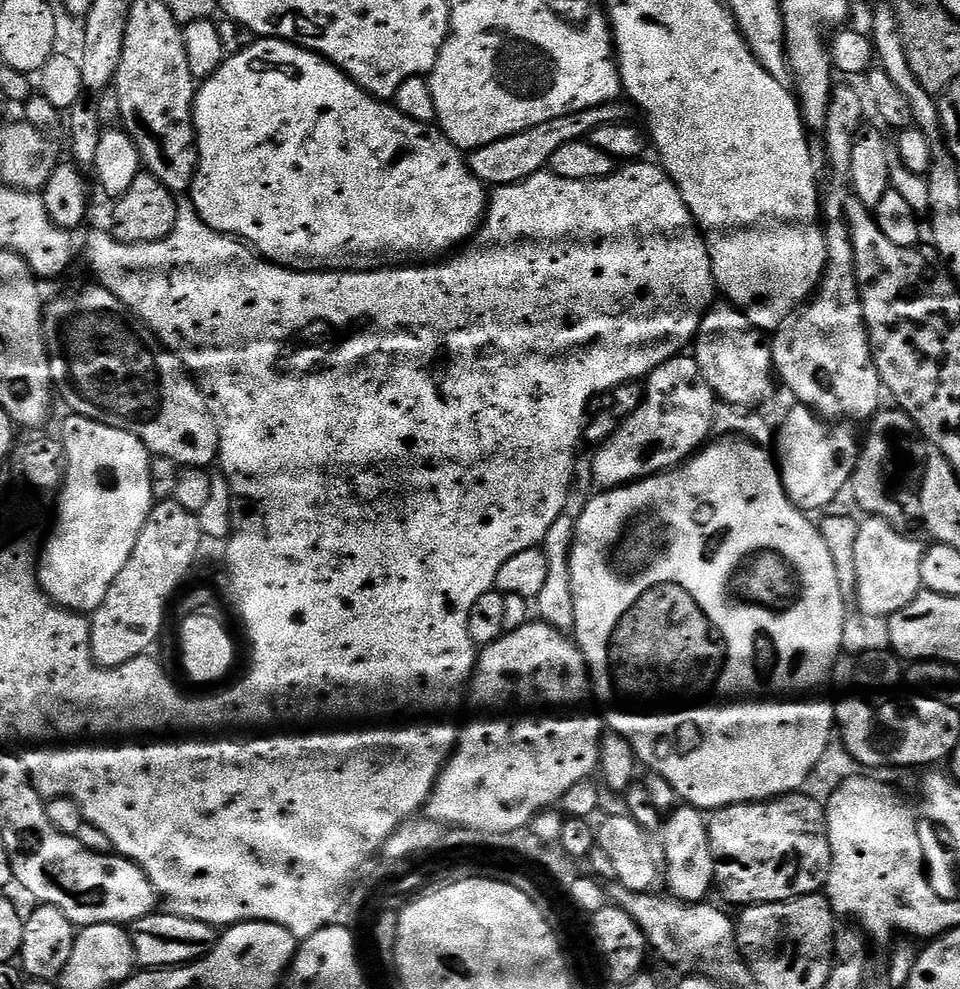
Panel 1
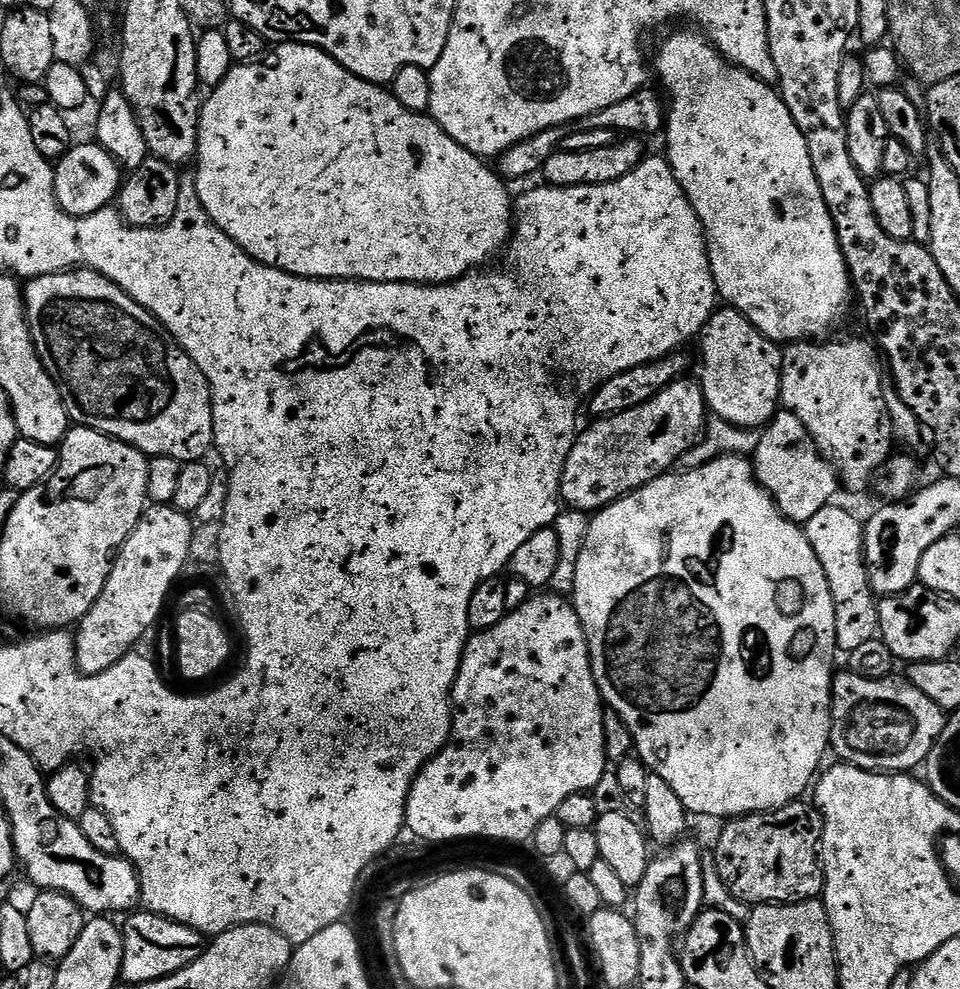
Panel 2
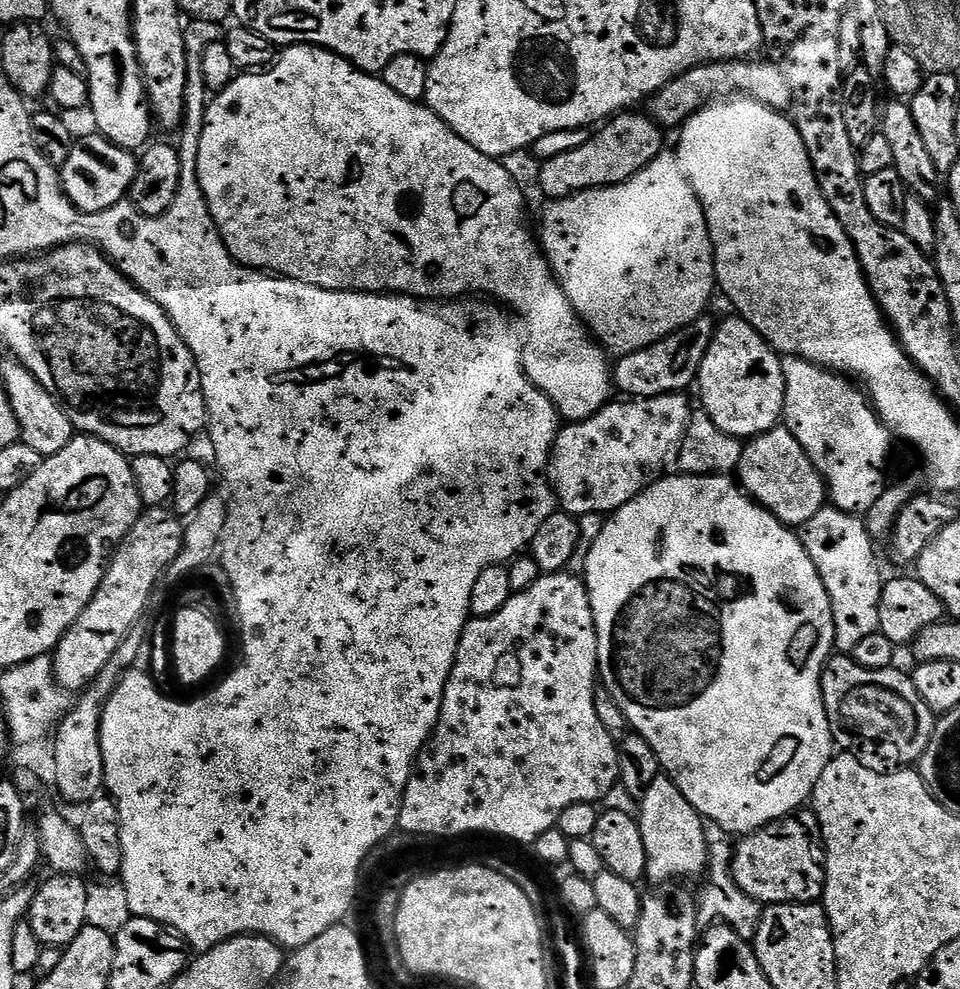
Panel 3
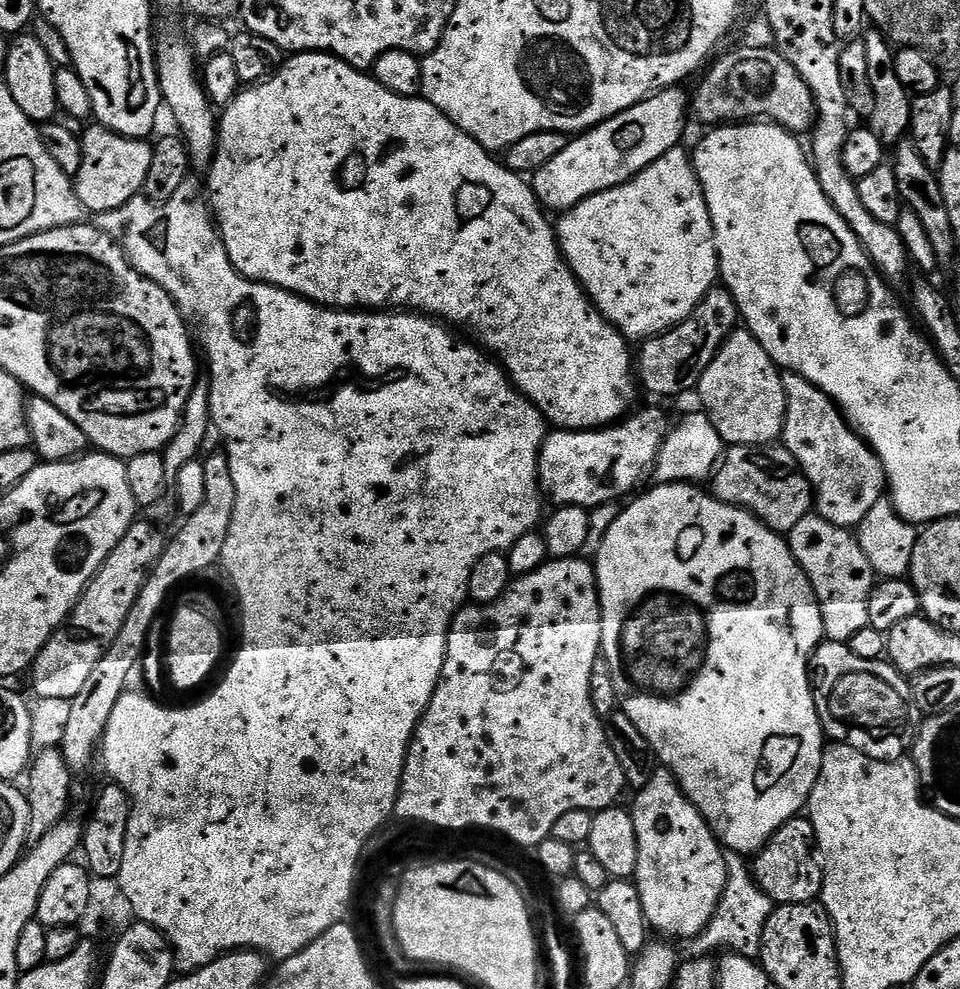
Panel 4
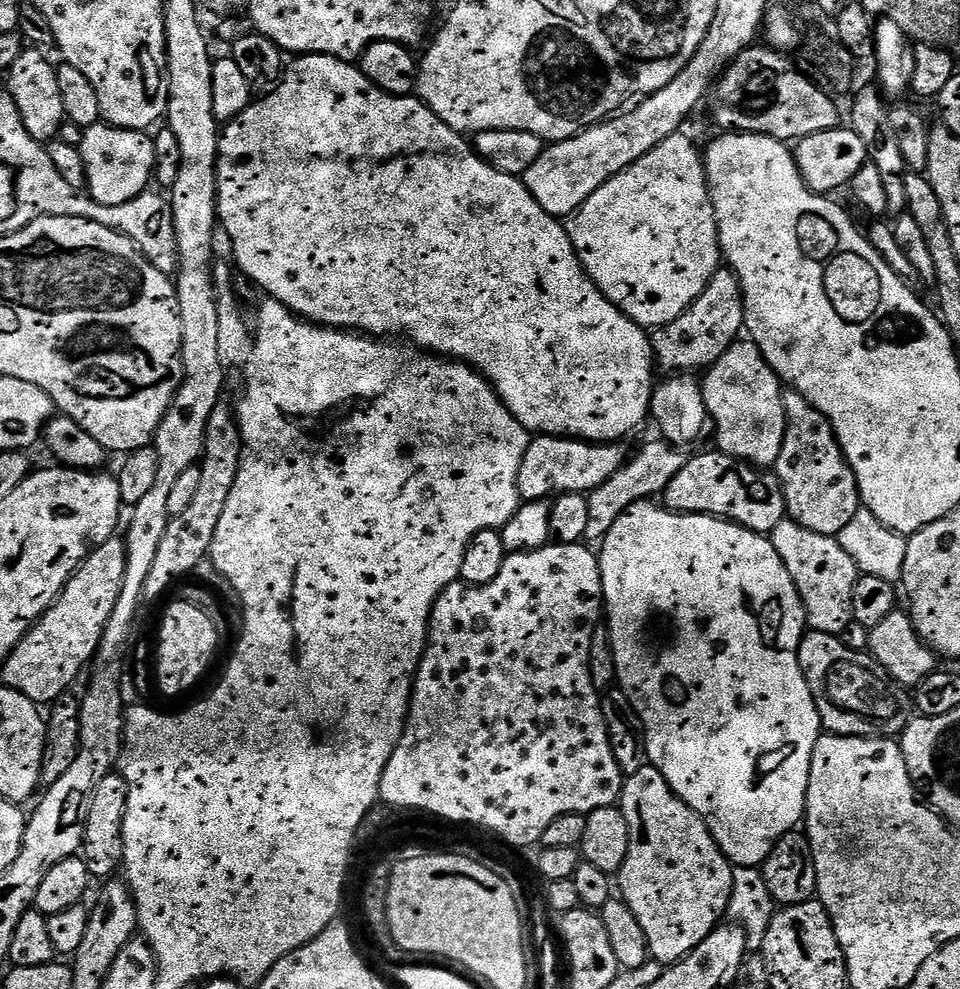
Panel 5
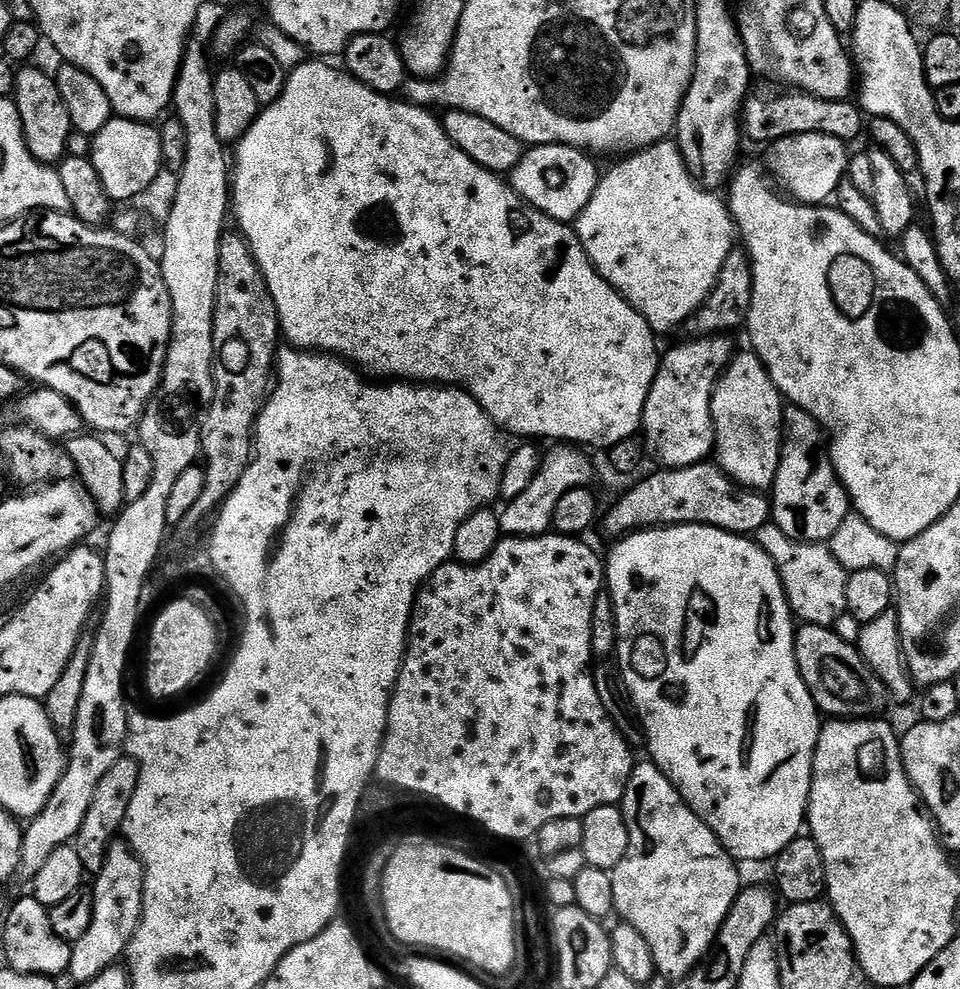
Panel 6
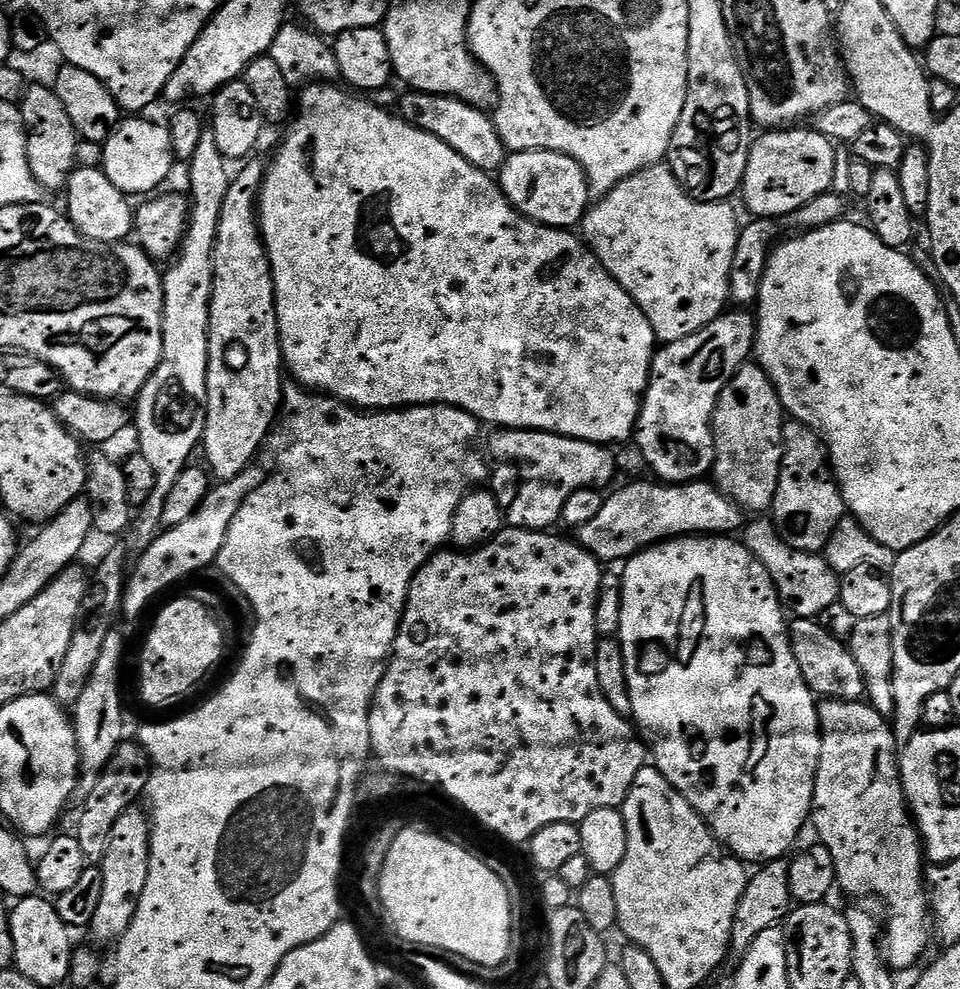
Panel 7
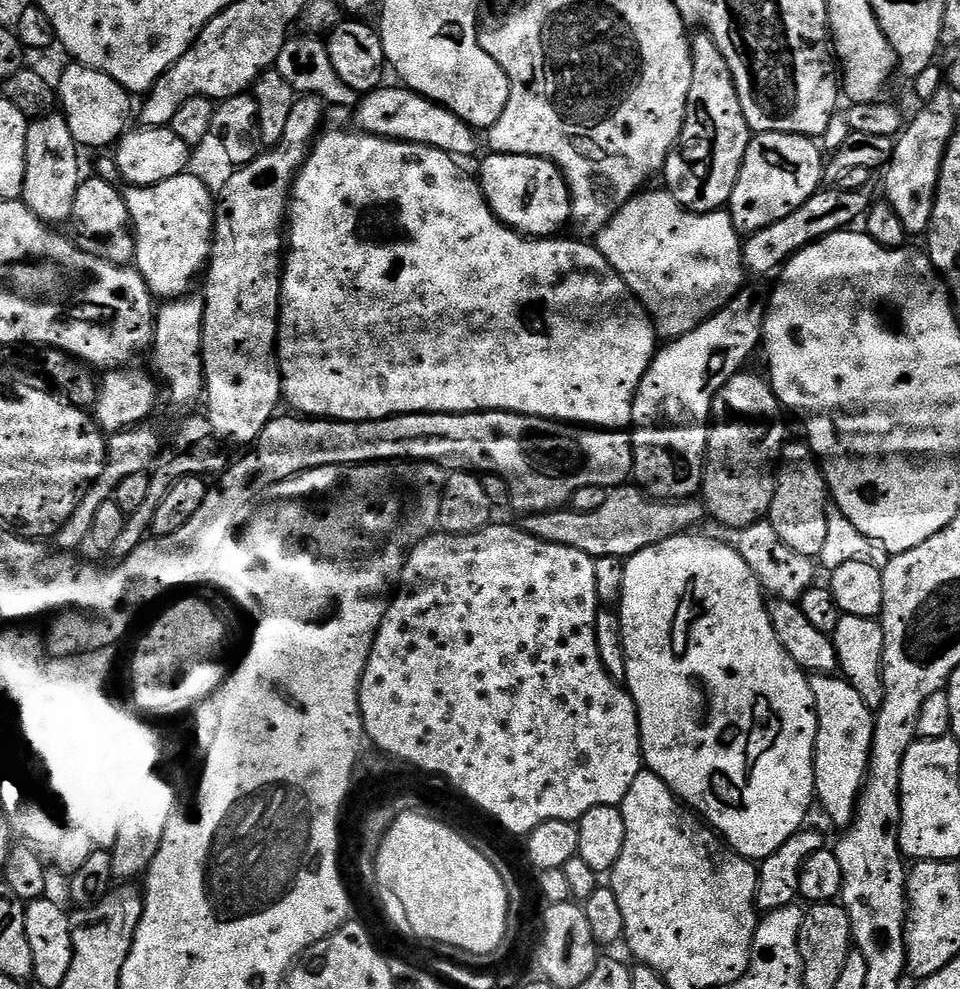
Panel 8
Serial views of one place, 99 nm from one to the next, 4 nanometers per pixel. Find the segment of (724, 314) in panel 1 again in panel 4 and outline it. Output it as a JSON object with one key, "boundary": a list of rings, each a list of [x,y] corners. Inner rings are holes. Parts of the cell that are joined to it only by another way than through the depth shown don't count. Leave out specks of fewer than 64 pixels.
{"boundary":[[[737,330],[725,340],[723,346],[716,351],[716,356],[706,366],[698,385],[698,393],[703,411],[709,416],[710,422],[717,428],[718,434],[725,445],[751,444],[767,446],[781,439],[786,414],[786,394],[784,393],[784,377],[777,368],[770,354],[762,350],[762,346],[747,330]]]}

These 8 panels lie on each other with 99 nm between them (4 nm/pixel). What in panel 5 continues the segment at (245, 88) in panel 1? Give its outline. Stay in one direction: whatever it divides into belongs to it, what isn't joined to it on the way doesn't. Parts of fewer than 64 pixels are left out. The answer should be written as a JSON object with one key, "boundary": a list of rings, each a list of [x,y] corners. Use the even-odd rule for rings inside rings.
{"boundary":[[[311,54],[301,55],[293,59],[290,67],[280,77],[279,84],[267,93],[265,100],[257,99],[249,104],[247,110],[232,120],[223,129],[220,137],[220,151],[216,162],[216,214],[219,227],[226,235],[232,239],[232,256],[236,259],[236,264],[264,291],[271,299],[279,304],[284,304],[288,311],[294,316],[299,316],[313,324],[327,326],[329,328],[339,328],[341,330],[351,330],[357,334],[367,334],[372,338],[396,338],[392,336],[409,336],[413,340],[411,343],[417,349],[423,350],[428,354],[435,354],[440,358],[451,358],[457,362],[463,362],[479,372],[496,393],[500,395],[500,400],[510,410],[530,434],[543,434],[545,436],[562,436],[565,438],[575,438],[586,440],[598,444],[623,441],[623,436],[628,436],[640,423],[649,419],[652,410],[652,393],[654,391],[654,379],[652,380],[652,368],[654,369],[654,357],[652,355],[652,342],[649,333],[640,325],[635,324],[629,316],[622,314],[614,302],[610,302],[596,289],[595,282],[584,273],[584,267],[580,265],[578,254],[572,245],[572,239],[568,237],[567,227],[557,217],[552,216],[530,194],[530,190],[524,185],[523,179],[519,176],[511,176],[505,172],[500,172],[493,168],[488,161],[481,156],[477,156],[461,133],[455,132],[446,122],[442,122],[424,105],[423,100],[415,95],[391,96],[384,92],[378,86],[371,84],[364,77],[363,72],[355,63],[346,60],[337,60],[335,56],[313,56]]]}

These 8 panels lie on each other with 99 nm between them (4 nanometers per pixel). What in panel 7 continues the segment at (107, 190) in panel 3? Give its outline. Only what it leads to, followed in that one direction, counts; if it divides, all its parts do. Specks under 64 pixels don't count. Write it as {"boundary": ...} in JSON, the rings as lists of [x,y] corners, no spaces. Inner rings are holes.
{"boundary":[[[144,118],[121,119],[120,124],[110,134],[110,138],[103,143],[102,167],[106,178],[110,178],[110,182],[114,182],[114,186],[118,186],[118,190],[122,190],[129,198],[140,196],[143,192],[155,193],[159,189],[160,183],[166,178],[166,174],[169,173],[174,161],[167,127],[163,123],[155,124],[152,120],[140,119]]]}

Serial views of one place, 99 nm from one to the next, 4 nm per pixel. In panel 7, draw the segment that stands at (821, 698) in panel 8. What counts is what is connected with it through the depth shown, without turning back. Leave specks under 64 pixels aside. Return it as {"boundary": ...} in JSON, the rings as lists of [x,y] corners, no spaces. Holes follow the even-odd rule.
{"boundary":[[[825,700],[819,701],[820,709],[820,741],[822,742],[822,754],[816,771],[814,782],[814,794],[812,795],[812,810],[810,813],[811,827],[816,827],[815,839],[830,850],[830,858],[834,858],[834,870],[839,891],[844,891],[848,896],[877,896],[888,907],[888,920],[886,916],[886,959],[889,968],[897,973],[912,968],[924,956],[928,948],[928,936],[930,940],[930,896],[926,891],[926,857],[917,832],[912,813],[908,811],[908,801],[904,798],[904,788],[900,785],[900,766],[898,763],[898,745],[896,734],[892,731],[891,723],[878,710],[867,702],[855,700]]]}

